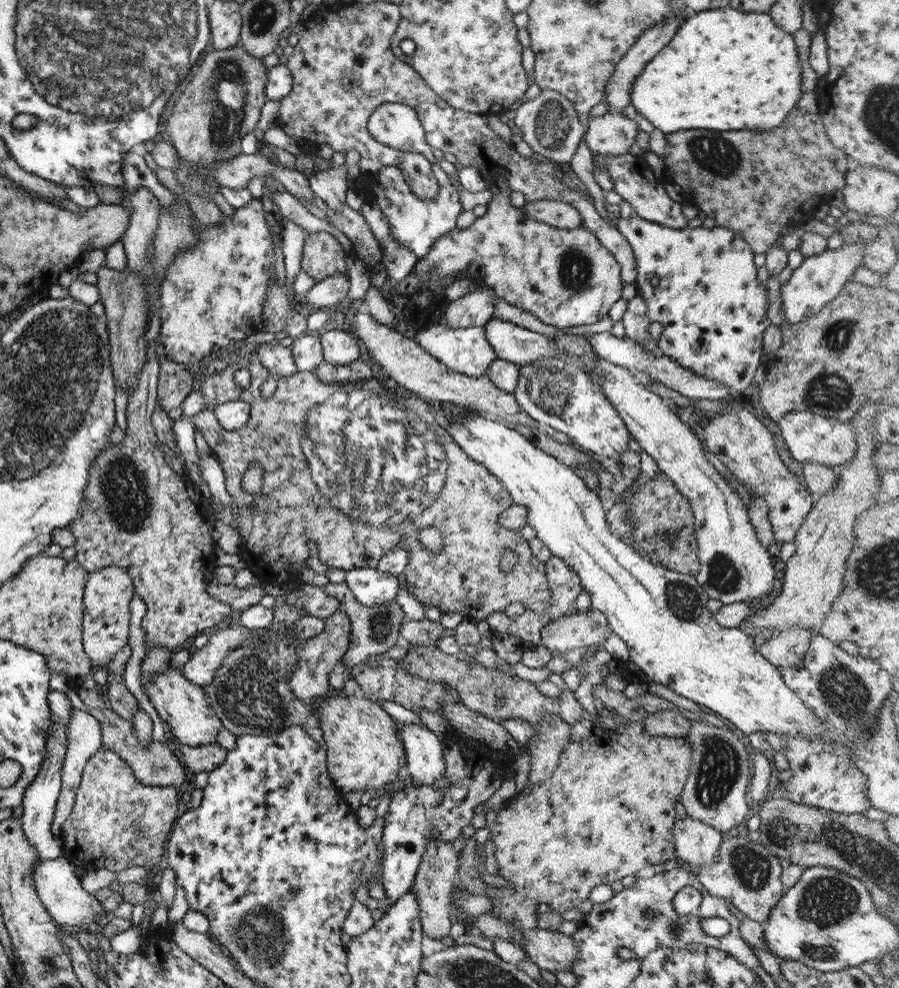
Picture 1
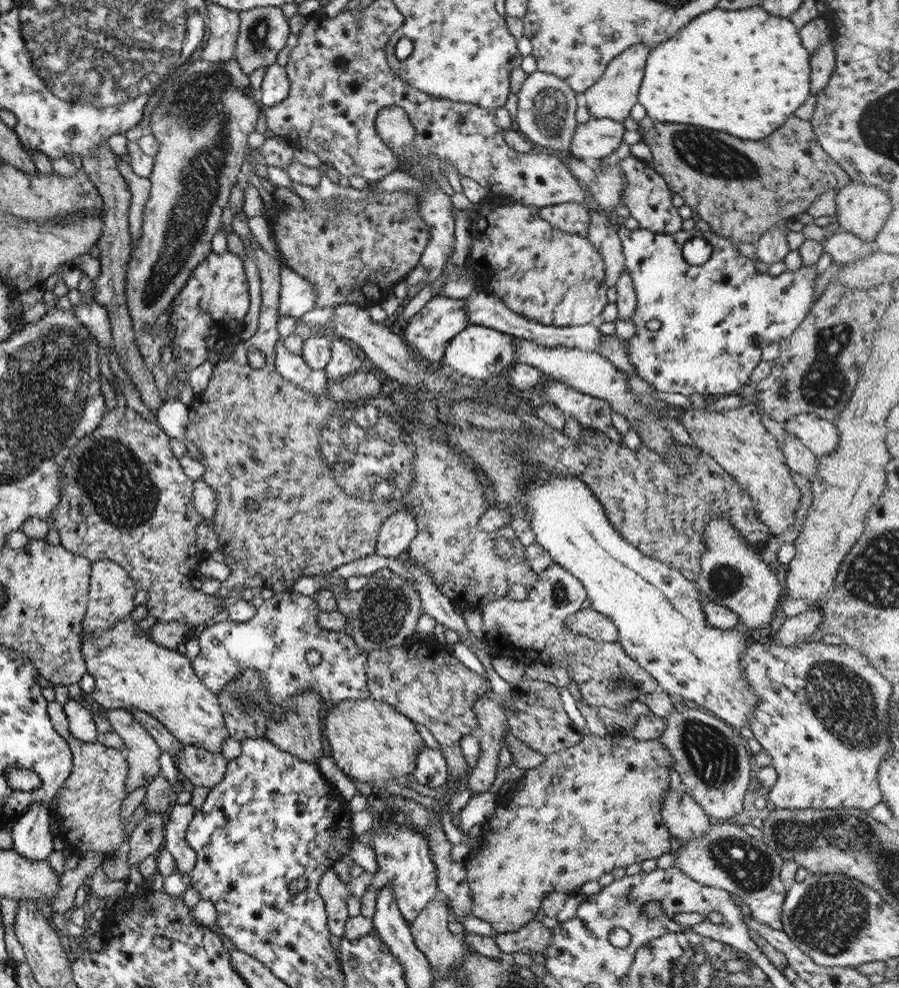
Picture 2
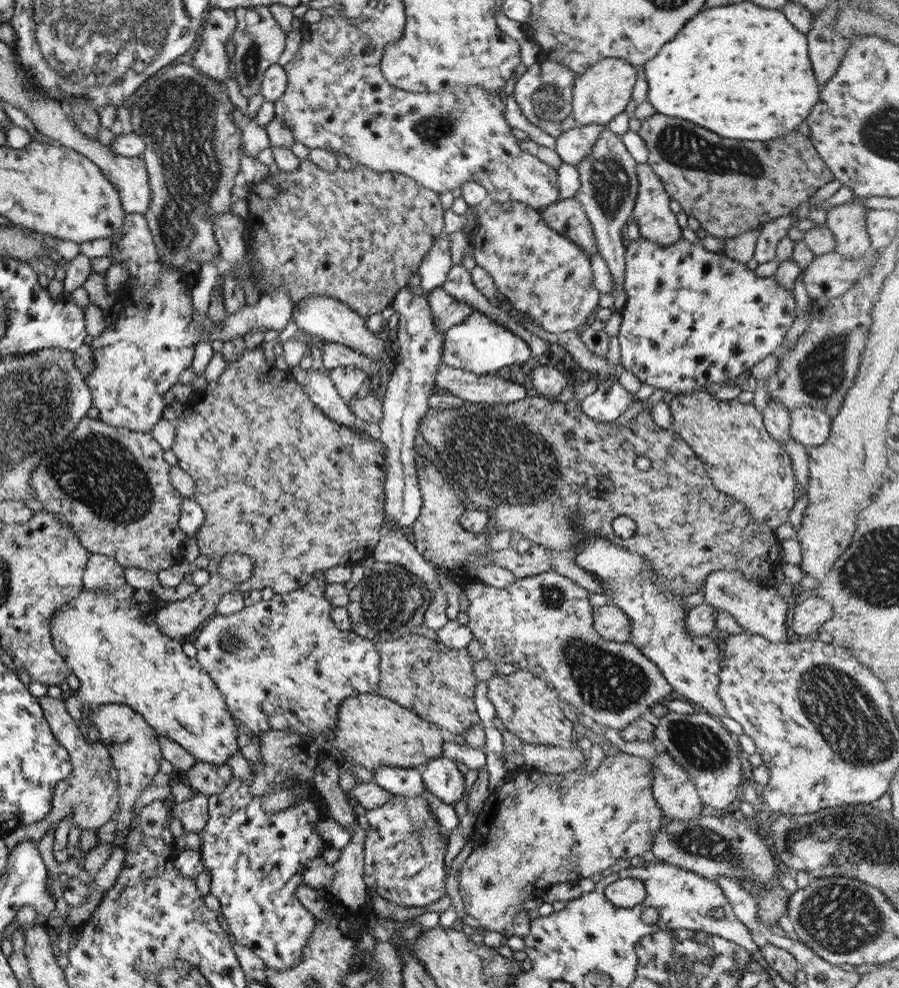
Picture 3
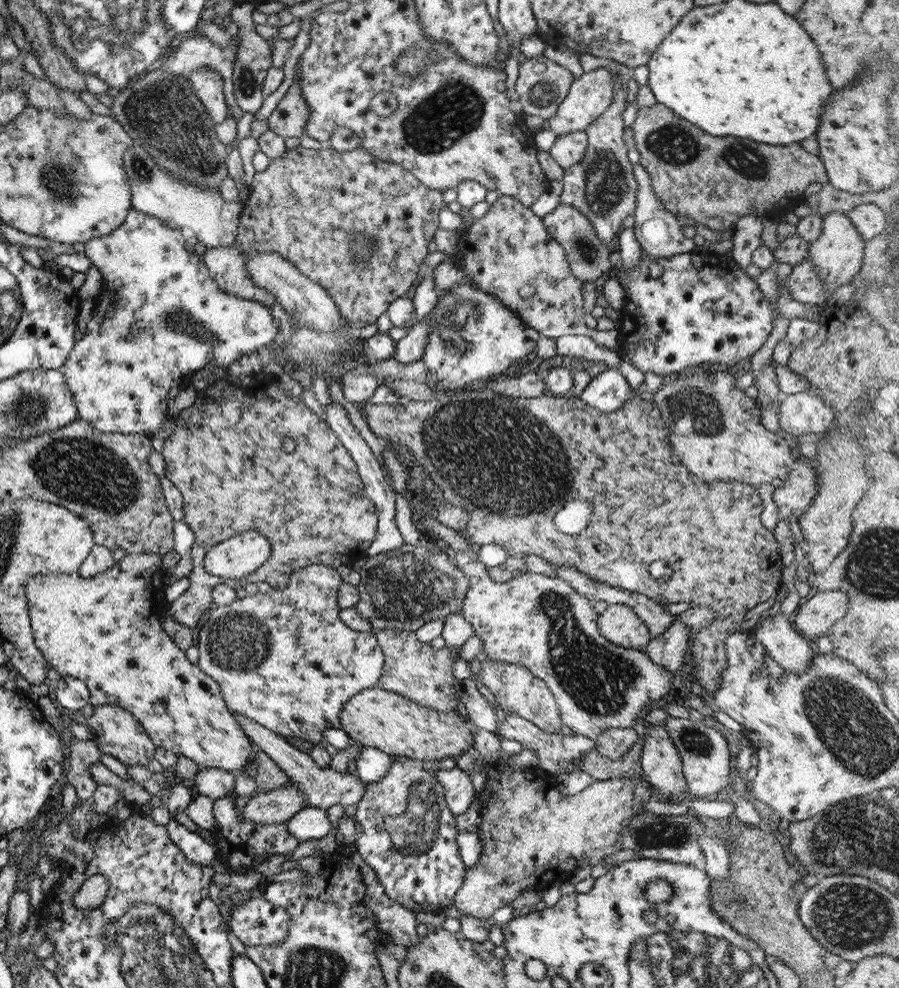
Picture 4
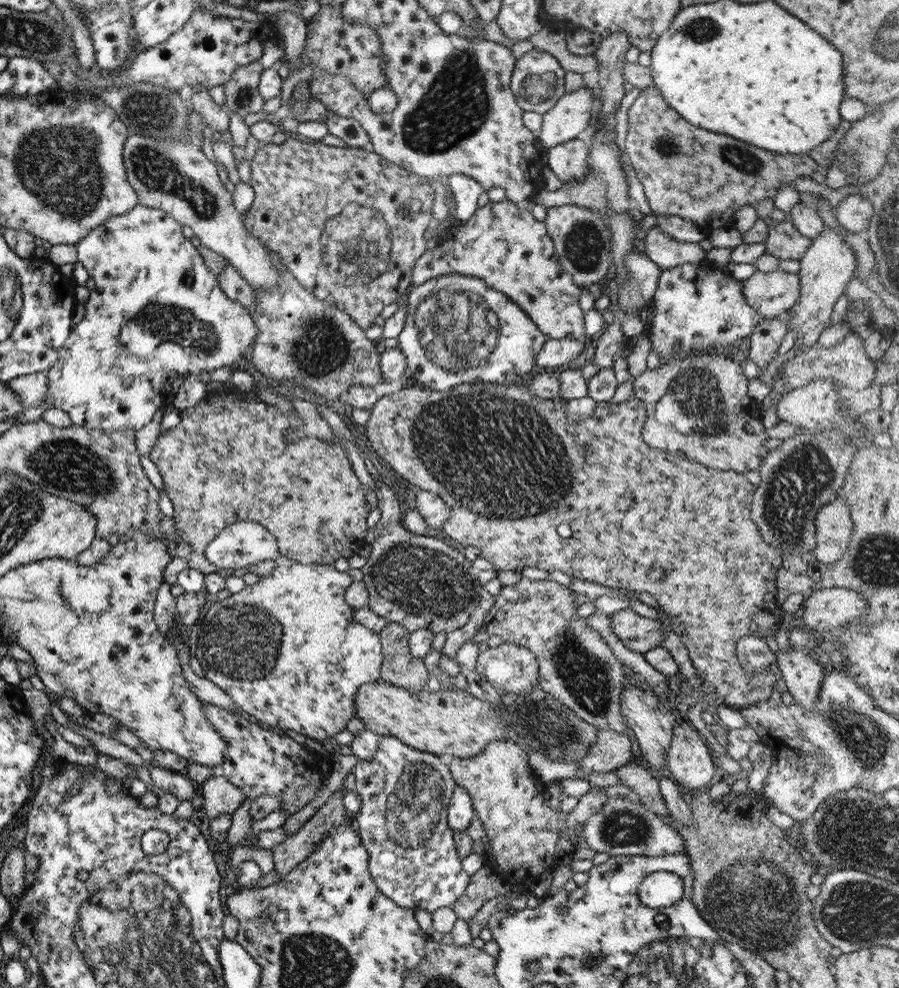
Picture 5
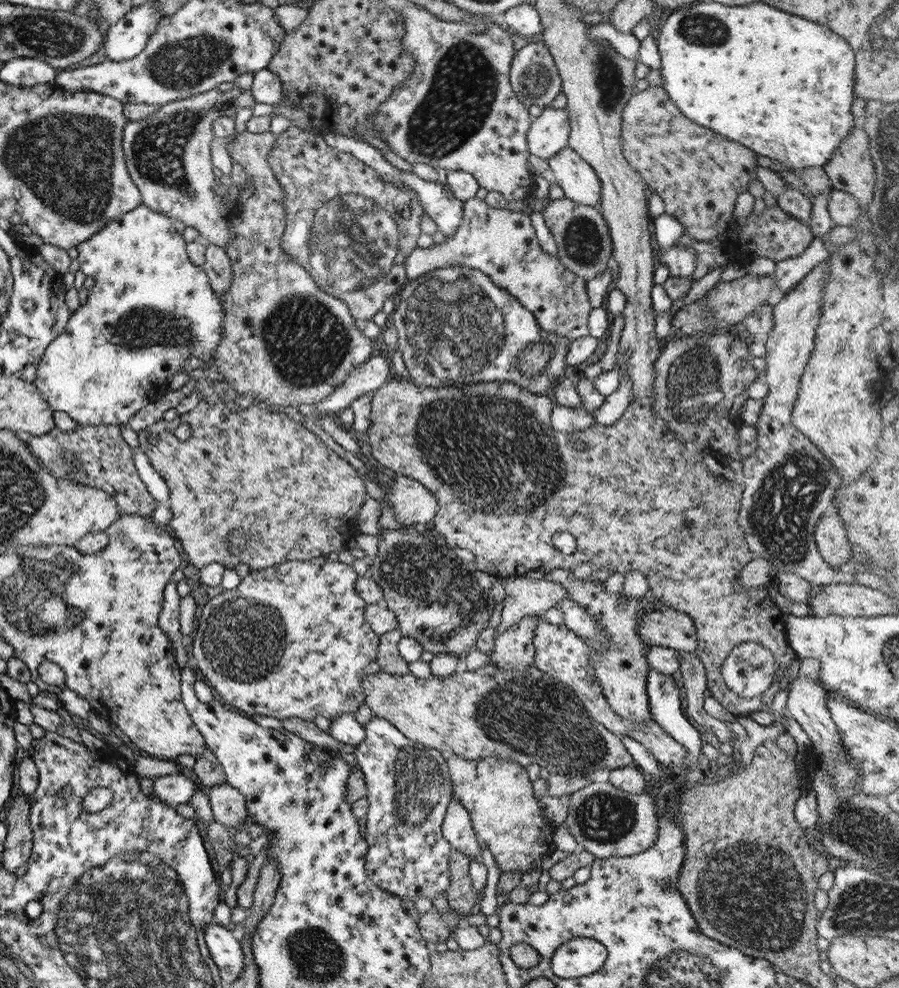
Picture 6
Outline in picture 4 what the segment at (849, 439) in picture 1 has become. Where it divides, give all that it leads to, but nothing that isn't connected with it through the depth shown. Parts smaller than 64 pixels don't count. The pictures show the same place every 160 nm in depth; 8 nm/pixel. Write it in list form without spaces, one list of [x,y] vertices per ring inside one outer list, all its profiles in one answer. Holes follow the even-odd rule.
[[[806,391],[787,395],[778,404],[778,425],[789,436],[819,434],[832,427],[834,411]]]

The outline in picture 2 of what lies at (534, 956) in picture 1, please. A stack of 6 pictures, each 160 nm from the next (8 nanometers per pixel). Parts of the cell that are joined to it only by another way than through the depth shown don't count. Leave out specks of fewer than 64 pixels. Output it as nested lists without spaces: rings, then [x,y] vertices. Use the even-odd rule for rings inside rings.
[[[531,920],[527,925],[519,930],[510,933],[499,933],[493,939],[497,948],[505,954],[511,952],[541,953],[550,942],[550,930],[543,926],[541,922]]]

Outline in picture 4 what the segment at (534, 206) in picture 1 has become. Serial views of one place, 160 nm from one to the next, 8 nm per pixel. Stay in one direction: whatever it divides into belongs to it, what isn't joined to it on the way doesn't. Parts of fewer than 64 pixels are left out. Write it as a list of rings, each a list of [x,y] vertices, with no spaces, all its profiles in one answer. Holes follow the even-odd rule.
[[[559,203],[548,214],[541,217],[547,232],[563,247],[571,274],[582,281],[594,281],[609,270],[609,251],[597,238],[591,223],[576,208]]]

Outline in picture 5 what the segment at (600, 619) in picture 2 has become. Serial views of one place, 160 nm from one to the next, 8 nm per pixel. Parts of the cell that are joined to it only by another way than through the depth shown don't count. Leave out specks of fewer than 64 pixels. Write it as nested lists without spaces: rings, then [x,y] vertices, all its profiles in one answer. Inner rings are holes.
[[[625,607],[611,613],[610,631],[622,642],[622,645],[633,652],[647,652],[659,647],[663,633],[669,631],[671,624],[666,618],[656,621],[637,615]]]

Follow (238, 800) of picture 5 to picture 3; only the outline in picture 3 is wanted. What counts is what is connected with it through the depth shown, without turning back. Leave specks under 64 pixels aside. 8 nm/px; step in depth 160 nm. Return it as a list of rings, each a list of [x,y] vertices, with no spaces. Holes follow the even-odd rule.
[[[194,761],[189,770],[183,772],[186,785],[195,791],[209,797],[218,794],[232,780],[231,770],[225,764],[211,764]]]

